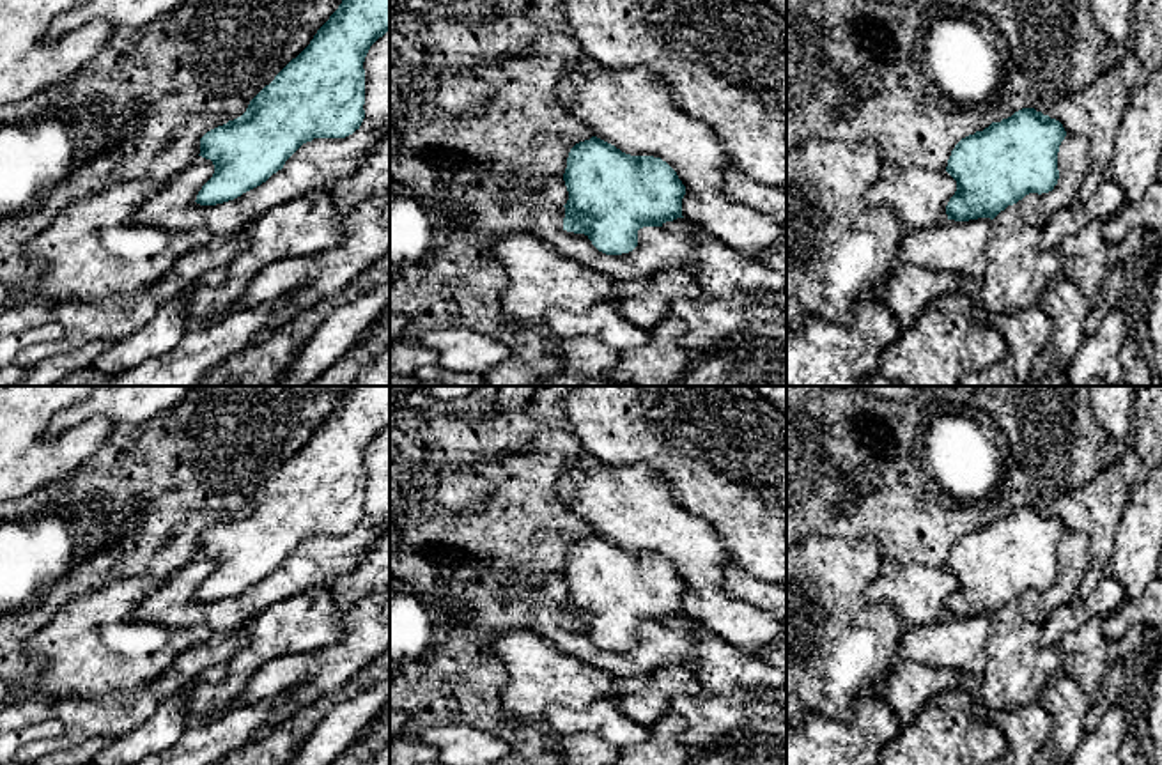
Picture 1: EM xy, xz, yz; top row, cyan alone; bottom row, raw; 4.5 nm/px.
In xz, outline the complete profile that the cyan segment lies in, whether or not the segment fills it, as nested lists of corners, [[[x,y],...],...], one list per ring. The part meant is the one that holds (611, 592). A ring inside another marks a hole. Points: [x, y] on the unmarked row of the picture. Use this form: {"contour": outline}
{"contour": [[[597,533],[570,545],[563,577],[569,588],[563,627],[585,630],[606,652],[632,648],[643,623],[662,623],[666,618],[684,614],[686,583],[666,558],[625,551]]]}

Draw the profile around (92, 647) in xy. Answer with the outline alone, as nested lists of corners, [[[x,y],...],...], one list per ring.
[[[191,510],[175,521],[168,540],[154,552],[151,565],[131,577],[66,604],[50,623],[34,632],[25,646],[43,657],[41,673],[30,680],[28,694],[48,699],[99,699],[112,692],[131,691],[156,680],[186,650],[211,638],[207,625],[167,629],[135,616],[135,611],[168,577],[186,567],[200,551],[200,535],[230,515]]]

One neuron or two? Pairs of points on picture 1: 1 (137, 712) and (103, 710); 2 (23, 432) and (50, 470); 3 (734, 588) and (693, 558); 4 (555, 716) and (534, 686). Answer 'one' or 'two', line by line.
1: one
2: one
3: two
4: two

